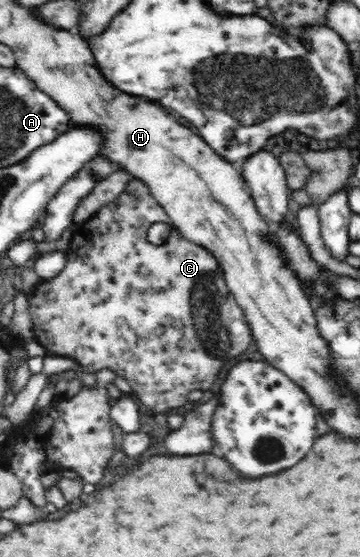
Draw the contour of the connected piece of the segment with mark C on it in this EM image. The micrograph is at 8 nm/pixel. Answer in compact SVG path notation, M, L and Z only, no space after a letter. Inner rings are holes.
M131 179L127 182L126 189L117 198L108 202L99 212L96 212L89 220L78 223L72 230L73 236L69 246L66 248L66 265L64 269L49 280L43 280L36 284L27 294L29 308L31 309L33 332L37 334L37 341L43 348L57 352L63 357L68 357L77 362L87 372L98 372L102 368L110 368L116 376L125 378L131 386L133 395L136 395L141 404L150 408L153 413L165 413L174 409L182 411L187 409L189 402L187 397L192 390L202 390L209 395L209 390L219 376L219 366L223 366L229 358L235 358L249 348L252 343L252 329L248 325L244 309L236 303L228 285L224 281L224 269L221 267L217 257L213 256L201 244L187 241L181 237L177 227L172 224L169 215L164 208L156 201L148 185L142 180ZM155 222L163 222L171 227L171 234L163 244L151 244L147 240L147 230Z

